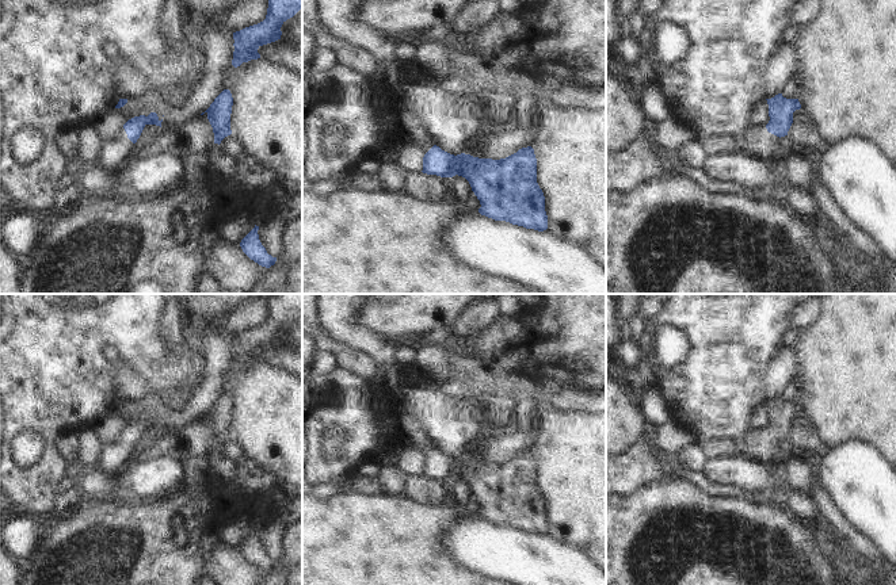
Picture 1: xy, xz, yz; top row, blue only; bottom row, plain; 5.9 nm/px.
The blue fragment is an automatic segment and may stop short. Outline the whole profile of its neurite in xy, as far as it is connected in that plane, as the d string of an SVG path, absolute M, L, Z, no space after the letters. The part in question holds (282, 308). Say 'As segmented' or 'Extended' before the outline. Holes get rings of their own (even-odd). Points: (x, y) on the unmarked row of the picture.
As segmented. M268 294L266 322L258 328L233 336L235 355L232 368L260 362L258 352L281 343L282 328L302 311L302 294Z

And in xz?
Extended. M403 421L400 429L403 432L401 448L418 448L426 454L422 475L441 481L455 478L465 481L480 504L478 516L481 519L538 535L548 532L545 500L537 486L537 462L531 450L522 451L500 463L478 462L465 456L454 459L434 448L431 437L413 421Z

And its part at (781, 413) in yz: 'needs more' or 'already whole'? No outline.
needs more

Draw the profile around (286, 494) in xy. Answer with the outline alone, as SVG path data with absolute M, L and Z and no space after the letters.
M281 483L274 498L279 508L286 508L293 505L297 500L302 497L302 489L294 488L289 483Z

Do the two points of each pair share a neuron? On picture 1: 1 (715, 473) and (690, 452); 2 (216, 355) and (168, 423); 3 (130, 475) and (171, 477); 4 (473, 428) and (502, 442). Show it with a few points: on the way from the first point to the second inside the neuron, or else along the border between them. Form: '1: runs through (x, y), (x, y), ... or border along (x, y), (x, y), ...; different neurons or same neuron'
1: border along (709, 461), (702, 471); different neurons
2: runs through (214, 374), (212, 386), (187, 412); same neuron
3: runs through (140, 477), (161, 477); same neuron
4: border along (487, 431), (483, 436); different neurons

